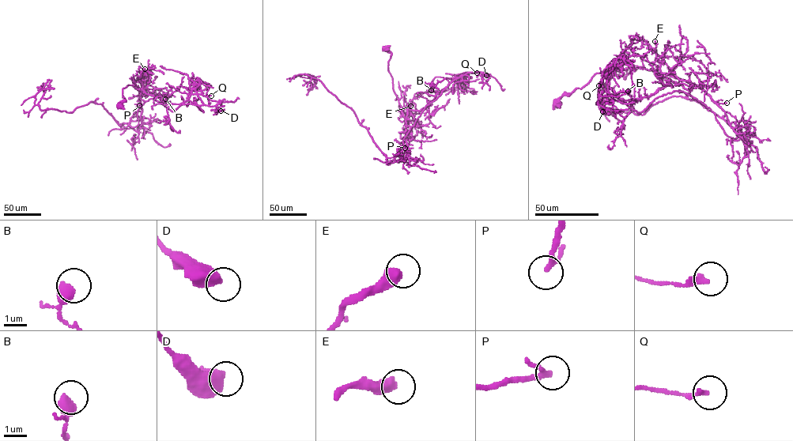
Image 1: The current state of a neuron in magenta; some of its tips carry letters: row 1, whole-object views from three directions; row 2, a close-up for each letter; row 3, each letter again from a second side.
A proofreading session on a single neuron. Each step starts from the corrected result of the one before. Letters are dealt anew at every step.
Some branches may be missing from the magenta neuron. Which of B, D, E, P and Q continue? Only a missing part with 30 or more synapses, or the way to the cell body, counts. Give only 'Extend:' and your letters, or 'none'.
Extend: E, P

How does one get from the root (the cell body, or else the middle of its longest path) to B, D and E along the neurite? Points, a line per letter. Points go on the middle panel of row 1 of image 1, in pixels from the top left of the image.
B: (385, 48), (391, 53), (388, 69), (402, 108), (424, 108), (437, 92), (431, 90)
D: (385, 48), (391, 53), (388, 69), (403, 108), (421, 111), (462, 74), (477, 71), (486, 75)
E: (385, 48), (391, 53), (388, 69), (398, 103), (403, 108), (408, 109), (406, 106), (410, 106)

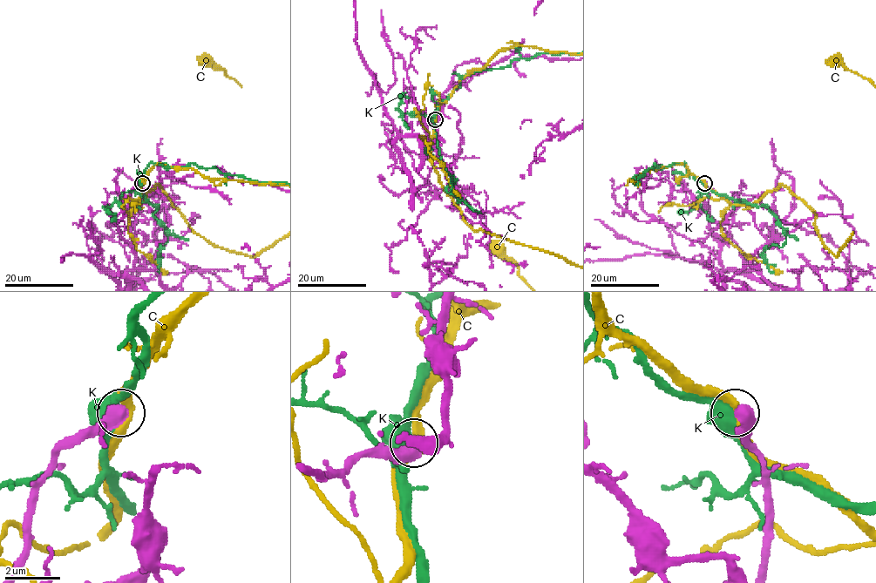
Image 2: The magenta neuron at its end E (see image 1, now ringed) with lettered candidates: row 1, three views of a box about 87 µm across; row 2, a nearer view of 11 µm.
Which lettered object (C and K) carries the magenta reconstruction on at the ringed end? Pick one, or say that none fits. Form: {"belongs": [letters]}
{"belongs": []}

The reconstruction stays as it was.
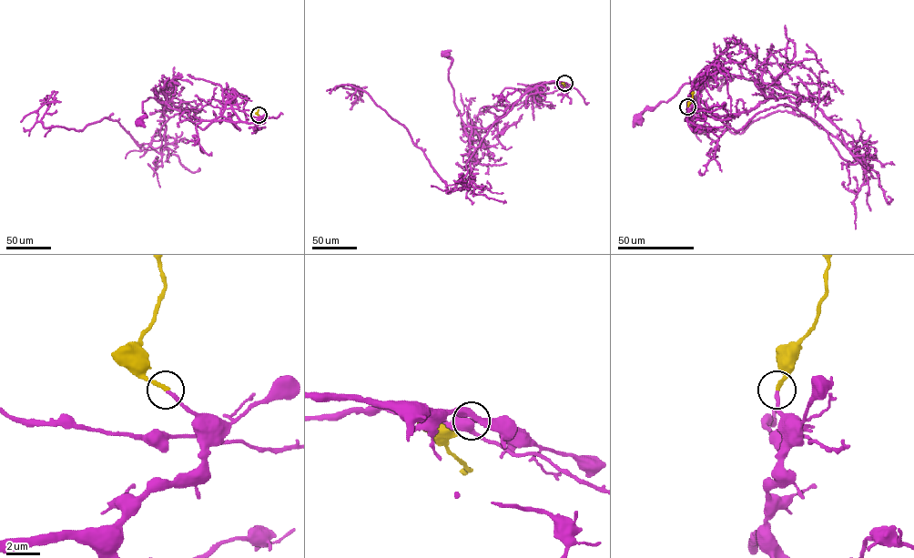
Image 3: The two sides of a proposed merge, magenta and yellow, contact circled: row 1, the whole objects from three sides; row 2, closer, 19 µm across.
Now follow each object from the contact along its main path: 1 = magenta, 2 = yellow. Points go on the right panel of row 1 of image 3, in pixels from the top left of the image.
1: (688, 106), (685, 120), (699, 107), (731, 116), (765, 95), (759, 83), (741, 77), (700, 80), (638, 120)
2: (688, 106), (693, 92)

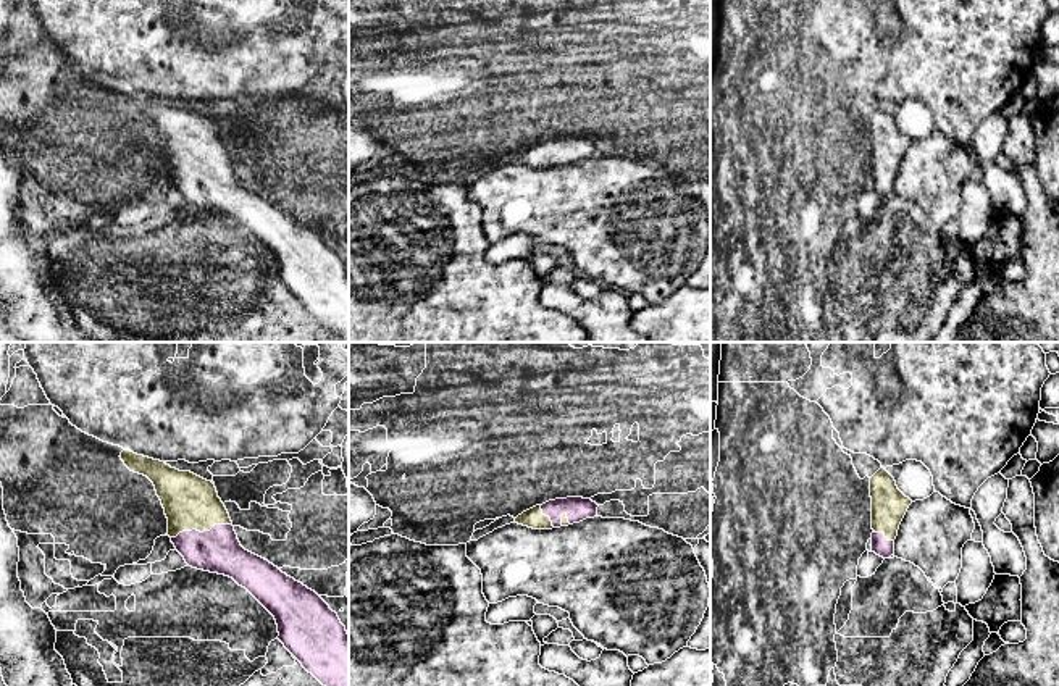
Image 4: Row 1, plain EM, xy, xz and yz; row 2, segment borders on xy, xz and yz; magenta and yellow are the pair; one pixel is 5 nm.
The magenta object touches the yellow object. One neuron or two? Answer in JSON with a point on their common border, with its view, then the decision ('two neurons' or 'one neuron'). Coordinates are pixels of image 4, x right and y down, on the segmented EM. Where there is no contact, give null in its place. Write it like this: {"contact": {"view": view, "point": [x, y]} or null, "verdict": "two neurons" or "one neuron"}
{"contact": {"view": "xy", "point": [199, 531]}, "verdict": "one neuron"}

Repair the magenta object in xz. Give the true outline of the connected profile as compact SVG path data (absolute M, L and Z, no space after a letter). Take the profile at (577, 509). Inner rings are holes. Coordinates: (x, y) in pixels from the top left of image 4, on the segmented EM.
M583 497L555 499L523 512L515 523L533 529L552 529L597 517L597 507Z

